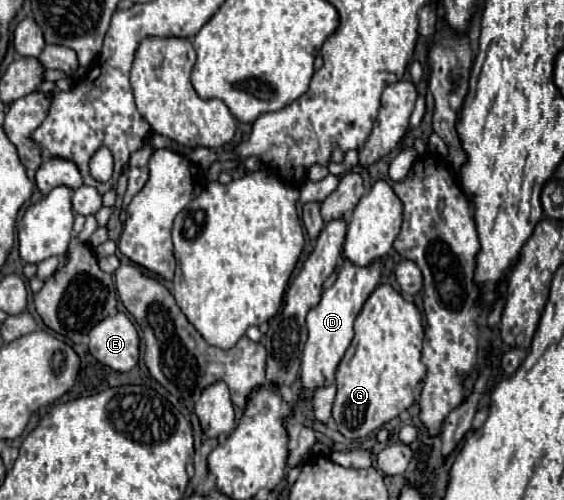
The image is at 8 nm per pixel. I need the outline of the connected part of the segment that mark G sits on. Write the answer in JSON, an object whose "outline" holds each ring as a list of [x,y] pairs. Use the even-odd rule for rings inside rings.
{"outline":[[[379,285],[365,301],[354,321],[354,337],[345,351],[337,373],[337,397],[333,419],[347,439],[365,437],[387,421],[399,417],[419,397],[425,365],[421,363],[423,323],[415,303],[409,303],[391,285]]]}

